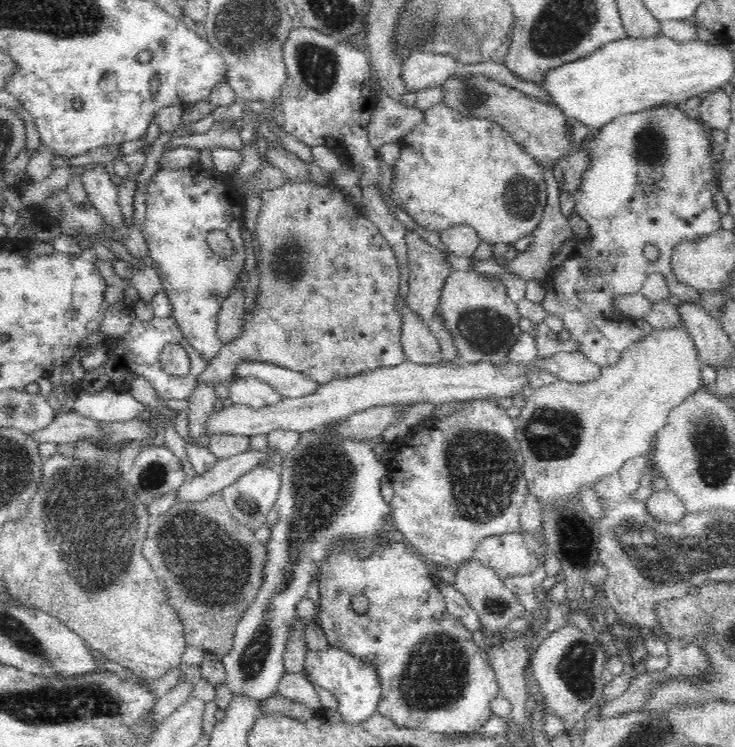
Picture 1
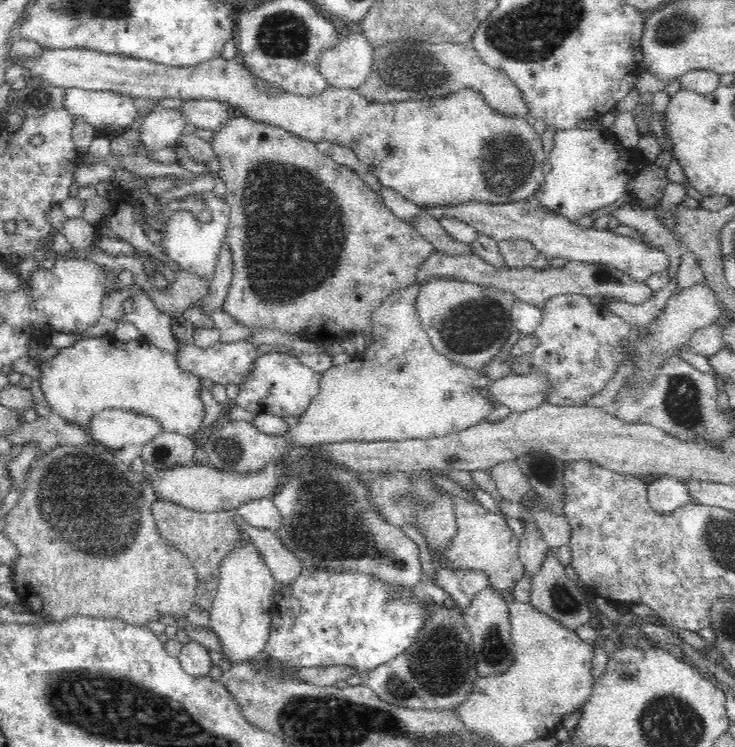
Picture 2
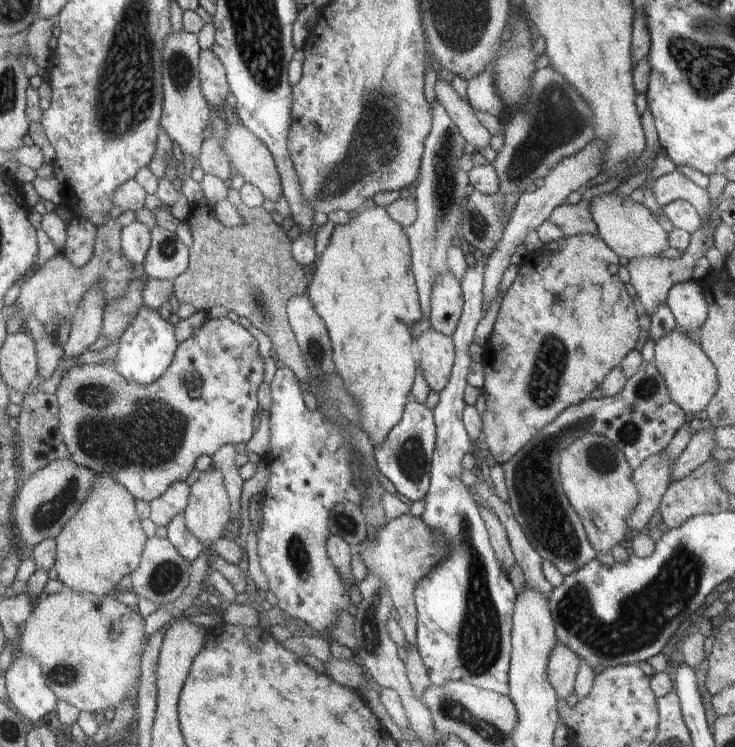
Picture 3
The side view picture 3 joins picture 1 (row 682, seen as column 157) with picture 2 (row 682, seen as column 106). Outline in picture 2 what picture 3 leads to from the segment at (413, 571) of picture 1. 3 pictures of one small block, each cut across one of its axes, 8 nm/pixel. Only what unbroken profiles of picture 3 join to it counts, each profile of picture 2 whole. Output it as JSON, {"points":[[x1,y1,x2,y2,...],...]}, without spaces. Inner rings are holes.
{"points":[[420,592,417,596,422,598,421,604,427,606,425,610,429,608,429,613,416,642,411,644,410,648,407,648,402,654,392,658,390,662,376,666,364,678,364,684,368,685,384,702,394,706,414,710,455,710,472,694,474,683,479,677,474,647,472,646,472,633,469,631,462,611,438,605,430,597,425,597]]}

